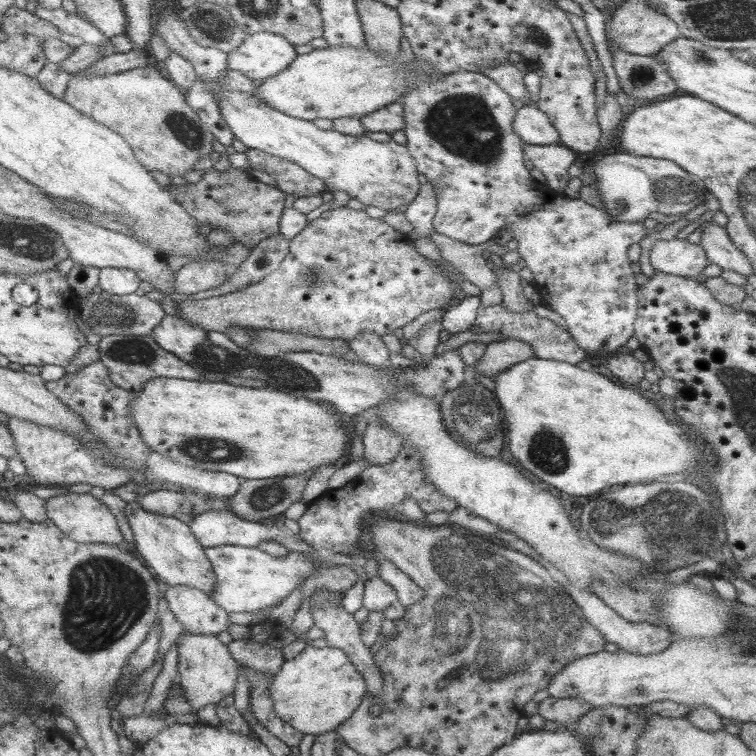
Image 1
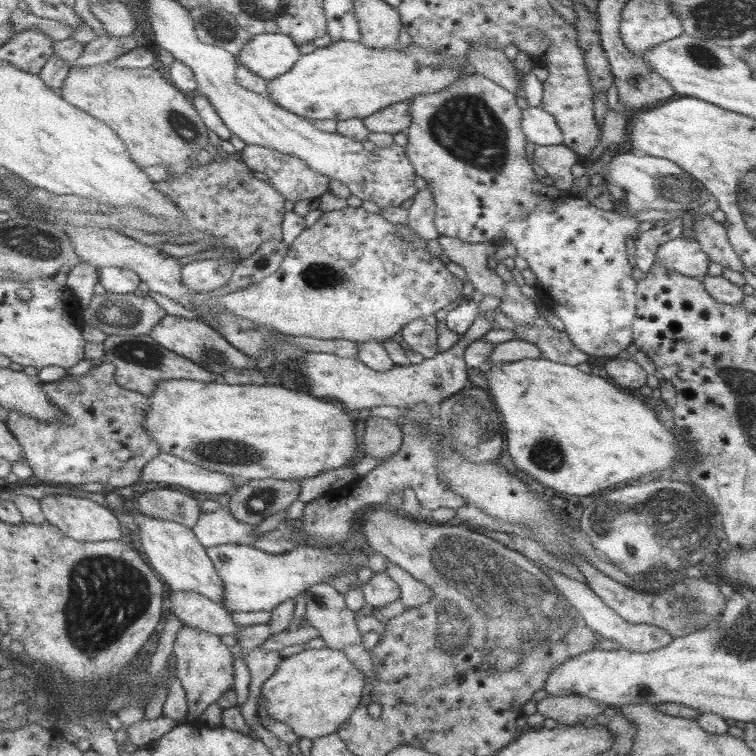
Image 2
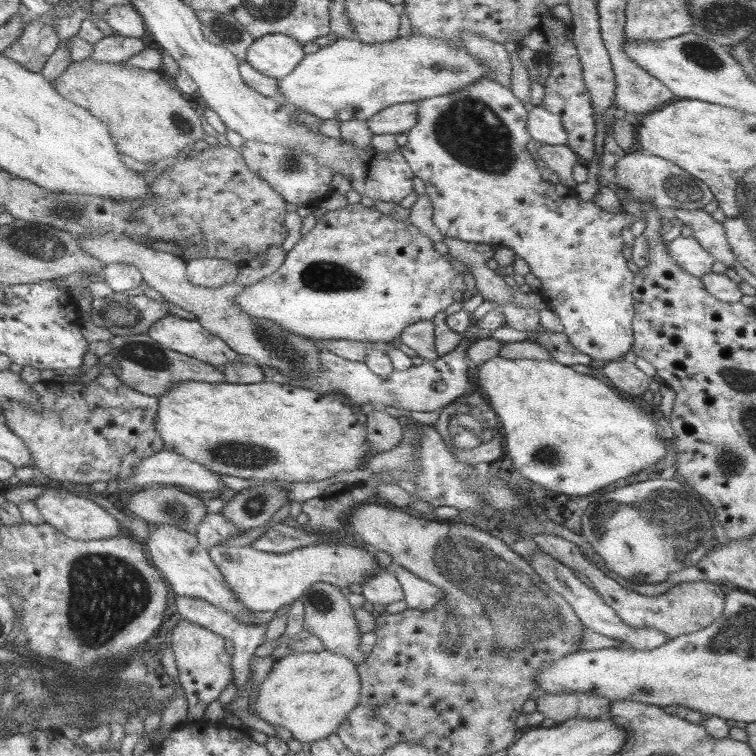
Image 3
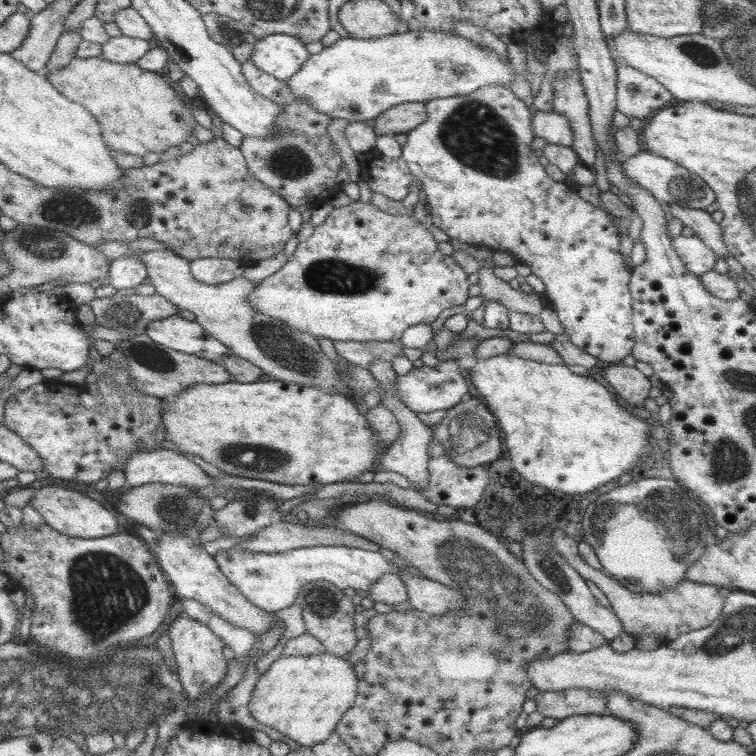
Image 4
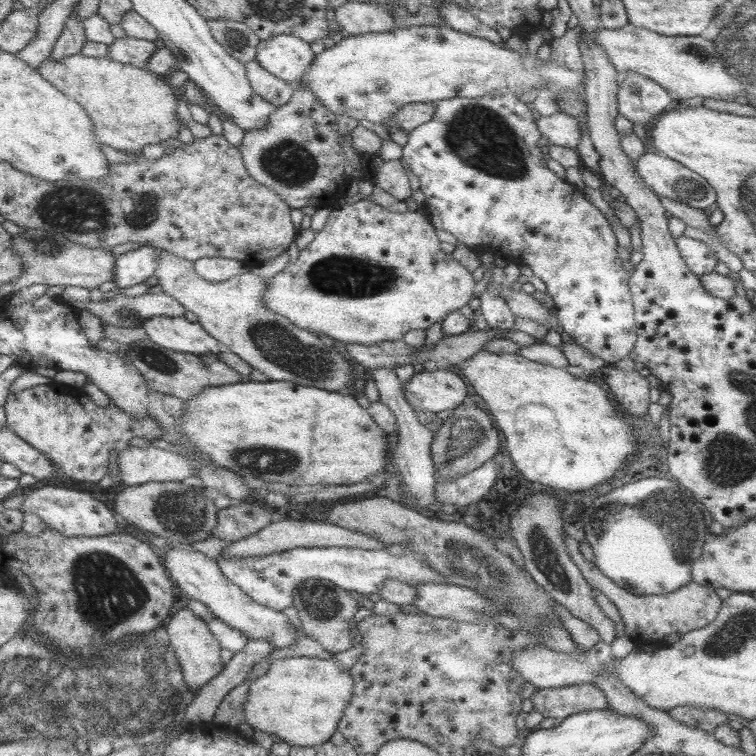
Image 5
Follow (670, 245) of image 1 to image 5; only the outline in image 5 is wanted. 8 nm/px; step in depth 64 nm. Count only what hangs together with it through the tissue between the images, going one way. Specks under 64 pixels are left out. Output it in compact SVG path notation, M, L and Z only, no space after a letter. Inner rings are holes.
M683 234L675 238L675 241L680 256L694 274L700 276L714 270L716 262L719 260L716 258L715 252L712 252L707 244L688 238Z

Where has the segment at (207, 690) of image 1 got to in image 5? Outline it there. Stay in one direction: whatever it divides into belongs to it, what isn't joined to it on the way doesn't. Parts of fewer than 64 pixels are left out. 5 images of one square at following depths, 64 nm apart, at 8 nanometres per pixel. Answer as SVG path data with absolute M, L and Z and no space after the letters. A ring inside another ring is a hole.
M183 607L168 617L168 624L165 626L169 634L170 645L177 654L177 660L181 664L182 678L184 682L196 694L199 688L202 688L208 681L212 681L220 672L224 670L225 665L220 659L222 646L211 633L209 625L201 618L198 618L188 607Z

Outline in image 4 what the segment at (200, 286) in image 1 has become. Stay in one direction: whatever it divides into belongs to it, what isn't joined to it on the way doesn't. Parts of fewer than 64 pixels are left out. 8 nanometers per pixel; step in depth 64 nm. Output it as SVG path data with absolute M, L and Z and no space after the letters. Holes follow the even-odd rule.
M197 258L190 261L190 272L198 281L207 285L219 285L238 278L245 267L227 258Z

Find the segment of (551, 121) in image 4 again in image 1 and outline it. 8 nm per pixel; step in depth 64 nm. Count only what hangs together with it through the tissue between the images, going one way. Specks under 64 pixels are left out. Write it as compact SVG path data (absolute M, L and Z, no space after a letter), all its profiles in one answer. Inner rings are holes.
M534 104L517 109L513 127L524 143L548 145L560 142L557 128Z

